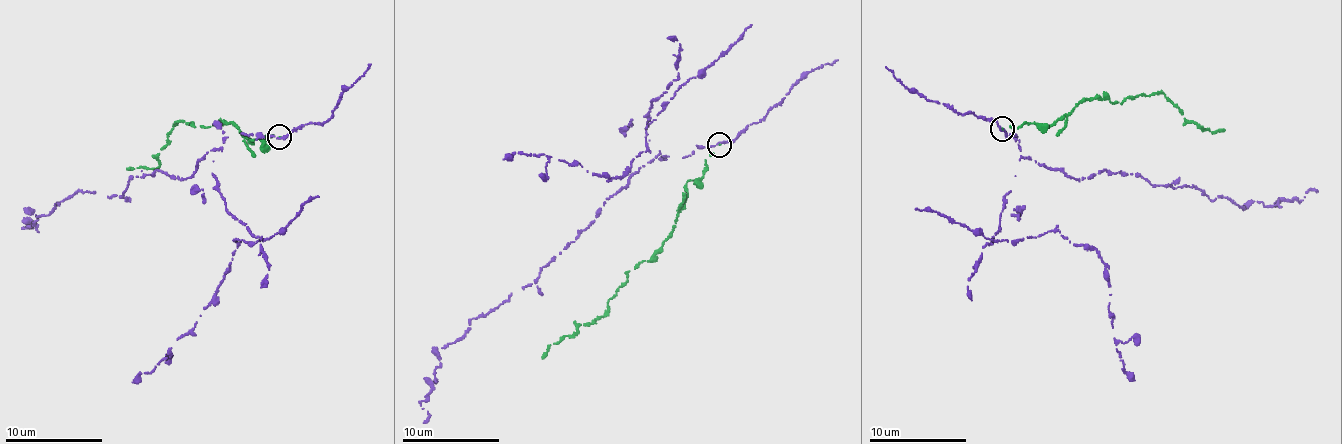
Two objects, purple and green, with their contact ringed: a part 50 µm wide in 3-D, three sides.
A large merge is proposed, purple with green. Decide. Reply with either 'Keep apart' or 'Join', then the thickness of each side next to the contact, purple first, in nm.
Keep apart. Thickness 180 nm (purple) against 90 nm

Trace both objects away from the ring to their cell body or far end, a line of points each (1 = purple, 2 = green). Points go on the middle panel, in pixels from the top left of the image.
1: (717, 145), (682, 158), (649, 141), (651, 101), (679, 79), (627, 173), (609, 178), (543, 154), (504, 160)
2: (720, 145), (699, 180), (685, 184), (668, 239), (628, 270), (605, 315), (549, 345), (541, 358)

